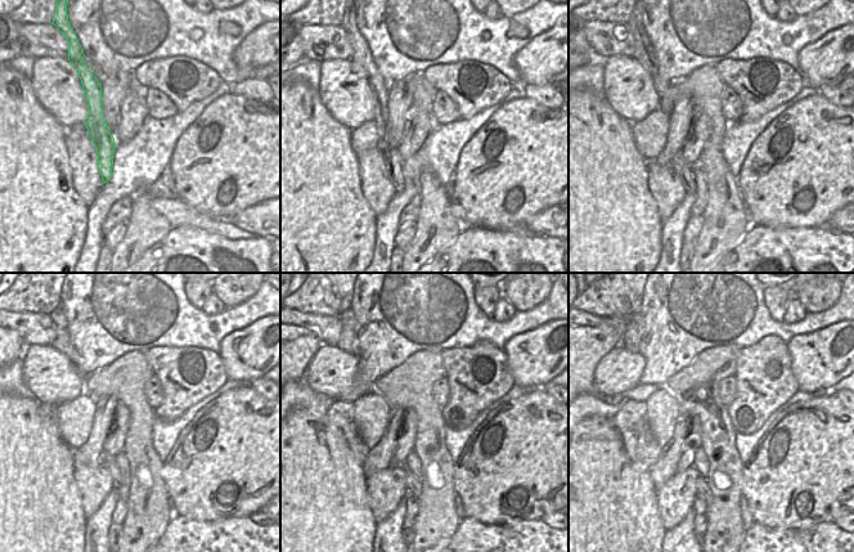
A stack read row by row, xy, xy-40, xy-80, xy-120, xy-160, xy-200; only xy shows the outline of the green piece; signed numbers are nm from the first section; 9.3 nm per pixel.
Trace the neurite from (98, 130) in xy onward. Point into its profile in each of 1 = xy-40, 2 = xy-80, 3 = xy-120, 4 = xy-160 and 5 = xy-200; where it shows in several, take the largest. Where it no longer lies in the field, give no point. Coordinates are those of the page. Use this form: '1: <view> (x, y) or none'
1: xy-40 (362, 55)
2: xy-80 (643, 52)
3: xy-120 (62, 342)
4: xy-160 (347, 340)
5: xy-200 (632, 337)

